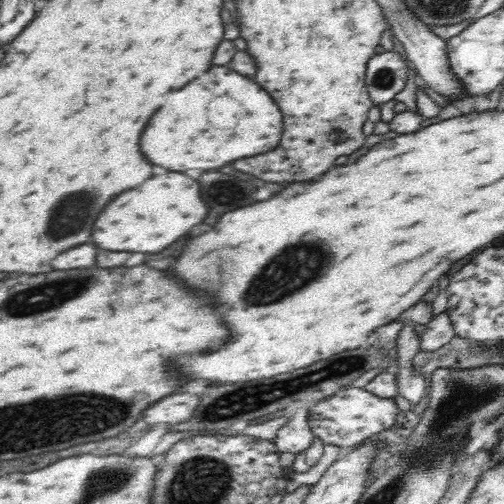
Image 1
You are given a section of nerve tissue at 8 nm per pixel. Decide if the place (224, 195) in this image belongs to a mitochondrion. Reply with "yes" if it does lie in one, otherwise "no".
yes

